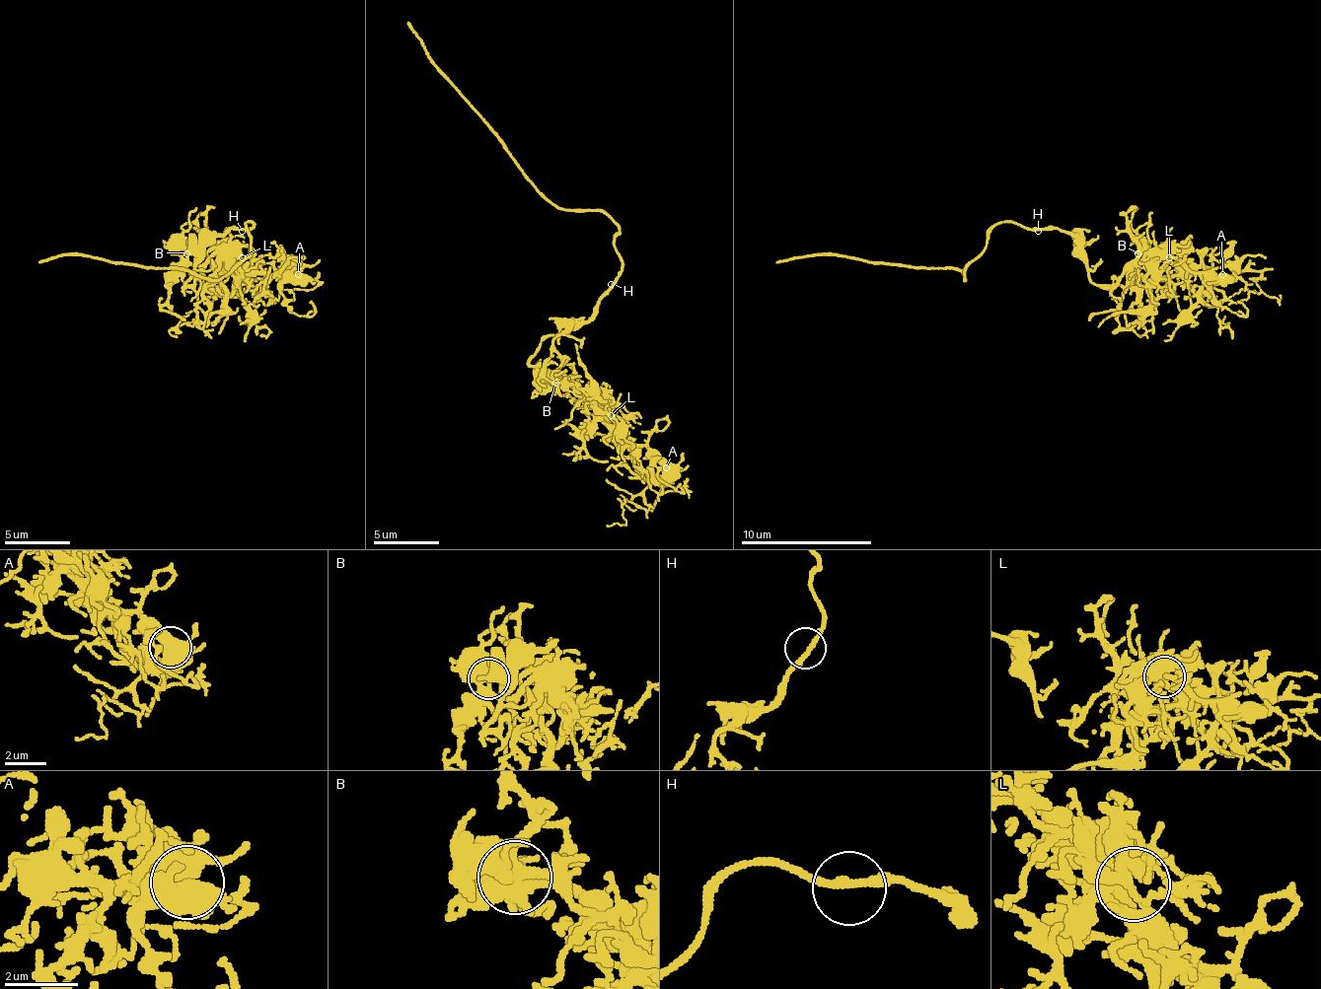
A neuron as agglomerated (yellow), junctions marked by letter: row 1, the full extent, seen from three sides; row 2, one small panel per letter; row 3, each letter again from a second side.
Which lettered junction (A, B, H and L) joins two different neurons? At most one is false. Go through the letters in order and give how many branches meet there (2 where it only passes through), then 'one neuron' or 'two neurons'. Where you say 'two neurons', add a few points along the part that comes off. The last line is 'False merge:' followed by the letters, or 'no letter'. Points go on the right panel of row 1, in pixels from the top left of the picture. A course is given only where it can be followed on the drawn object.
A: 5 | one neuron
B: 5 | one neuron
H: 2 | one neuron
L: 5 | one neuron
False merge: no letter

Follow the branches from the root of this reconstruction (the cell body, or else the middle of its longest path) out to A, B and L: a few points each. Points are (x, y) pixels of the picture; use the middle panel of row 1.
A: (614, 287), (584, 319), (554, 339), (561, 359), (554, 376), (587, 388), (611, 412), (611, 422), (666, 467)
B: (614, 287), (584, 319), (574, 323), (554, 339), (554, 353), (561, 359), (554, 383)
L: (614, 287), (584, 319), (554, 339), (554, 353), (561, 359), (561, 369), (554, 376), (584, 388), (611, 415)

